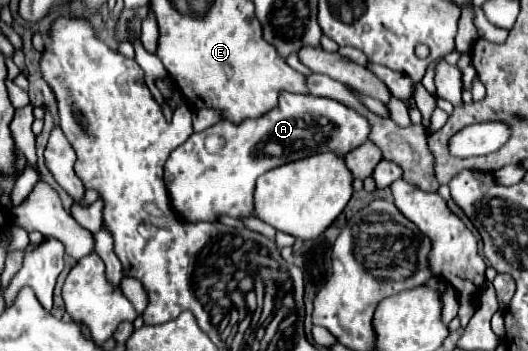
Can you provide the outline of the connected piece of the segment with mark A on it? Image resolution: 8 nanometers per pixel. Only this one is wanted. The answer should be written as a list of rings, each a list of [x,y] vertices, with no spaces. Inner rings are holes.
[[[283,91],[277,107],[259,119],[247,119],[239,125],[219,121],[207,131],[193,133],[169,155],[165,163],[165,185],[171,207],[179,219],[185,219],[187,223],[215,223],[221,215],[237,219],[257,217],[253,207],[253,183],[259,175],[323,151],[345,155],[363,145],[369,131],[371,127],[367,119],[337,101]],[[209,135],[225,139],[225,145],[217,153],[205,149],[205,137]]]

